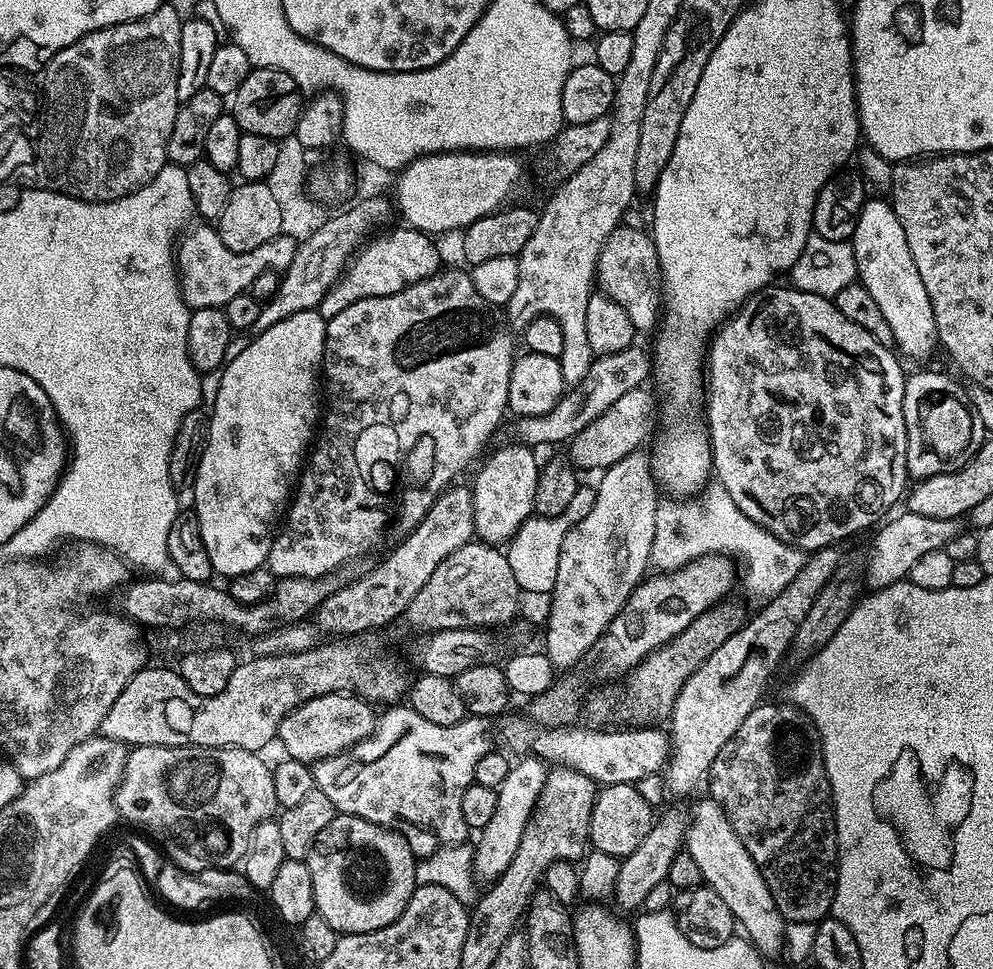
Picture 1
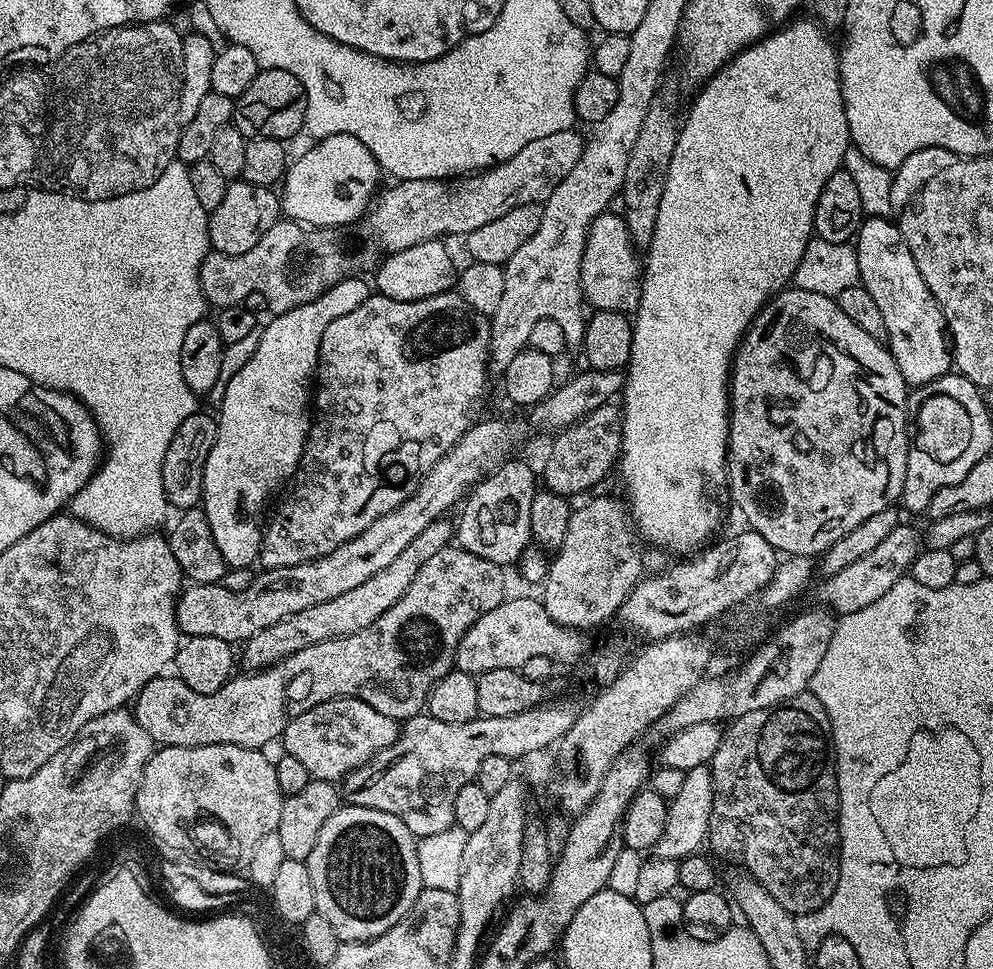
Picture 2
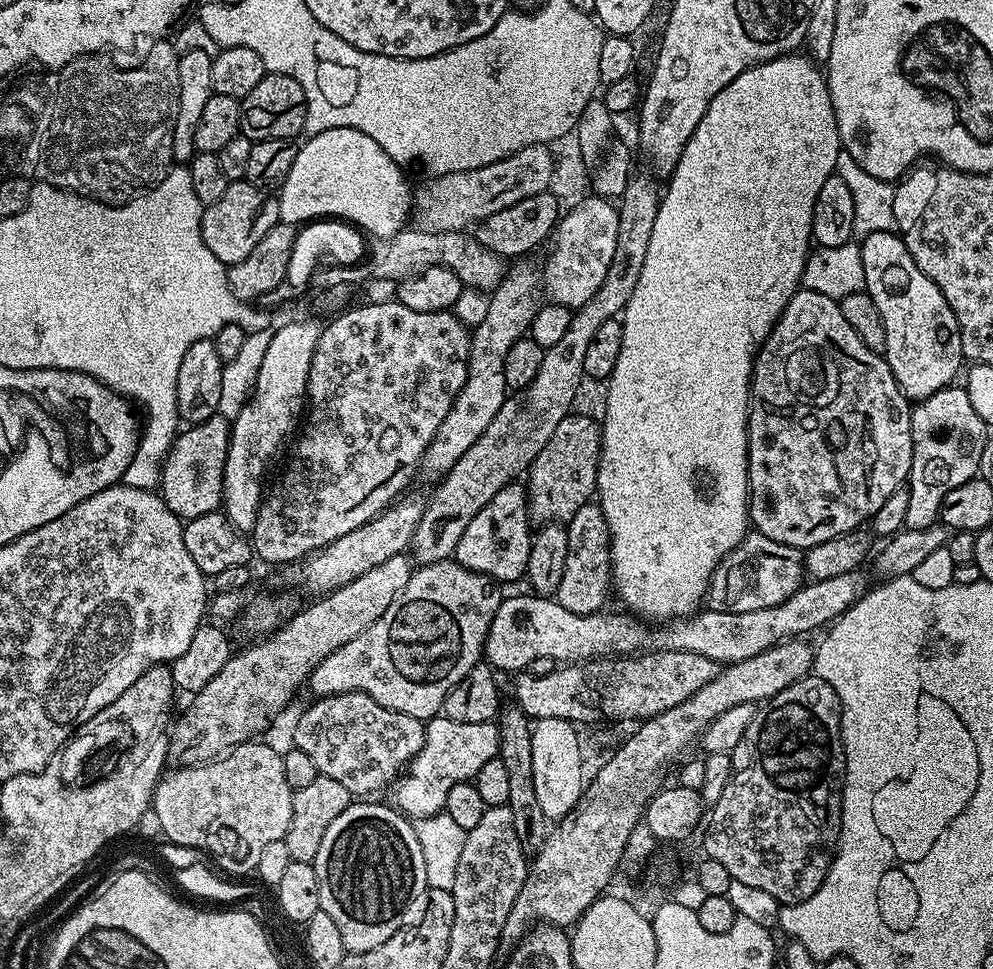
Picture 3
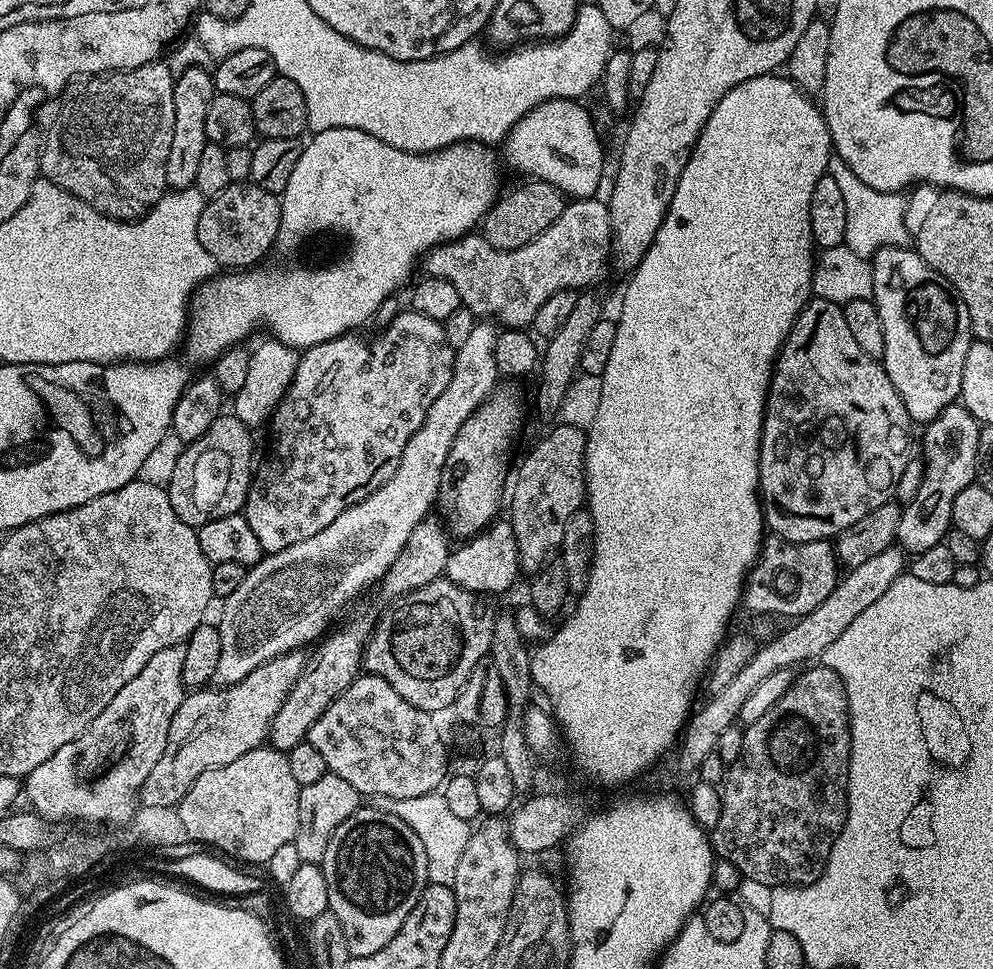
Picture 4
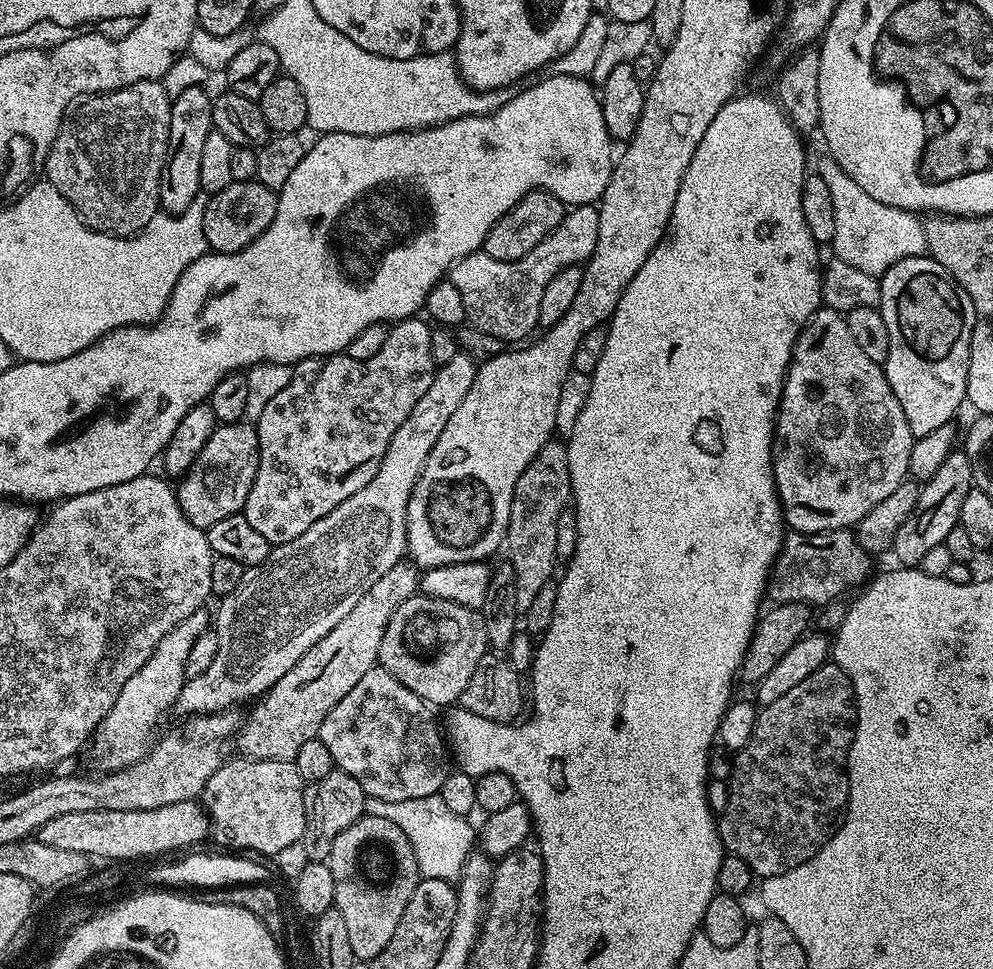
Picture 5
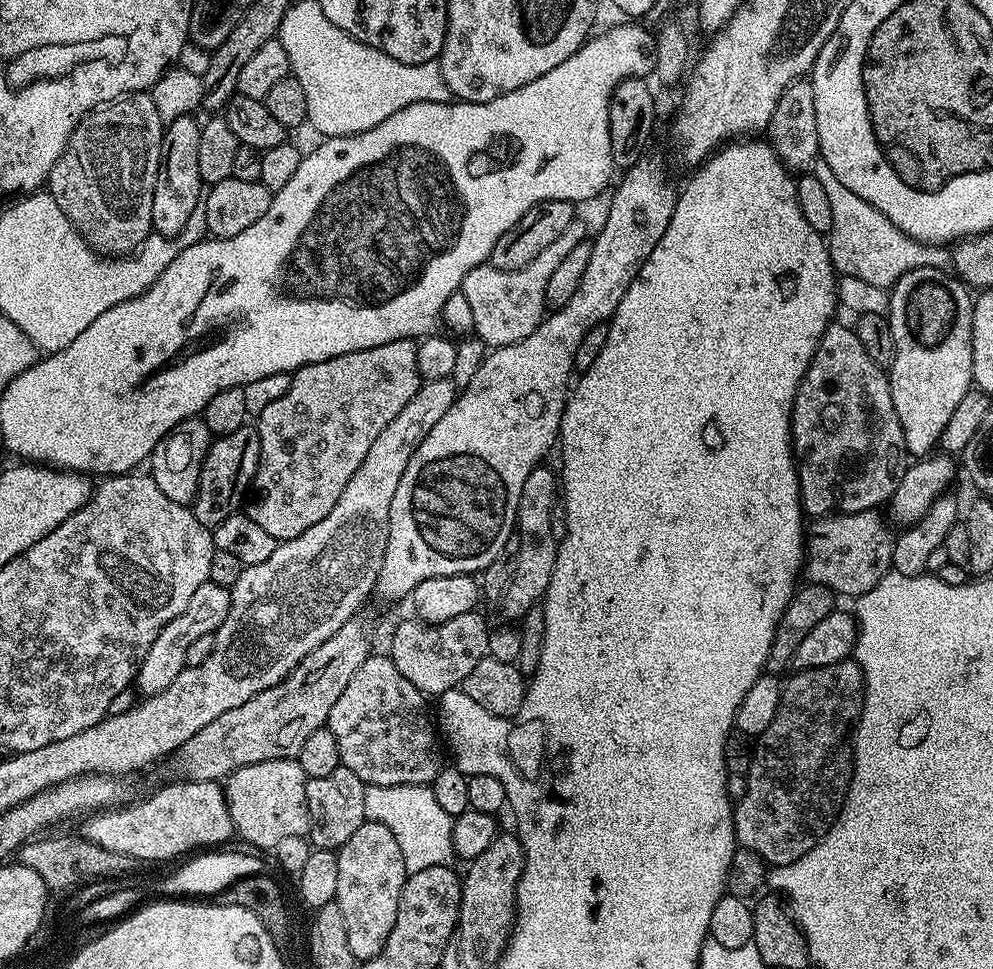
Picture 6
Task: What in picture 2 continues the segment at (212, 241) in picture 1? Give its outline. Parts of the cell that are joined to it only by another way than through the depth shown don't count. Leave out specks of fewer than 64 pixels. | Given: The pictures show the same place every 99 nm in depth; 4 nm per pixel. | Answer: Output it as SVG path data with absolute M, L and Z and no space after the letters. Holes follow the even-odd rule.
M281 218L262 234L258 246L246 250L241 256L227 256L221 252L209 251L208 257L200 264L200 285L204 299L213 309L229 308L248 302L251 296L261 292L276 307L277 313L289 312L318 298L330 286L351 276L375 273L381 259L379 252L360 252L351 256L348 252L316 252L309 258L300 247L304 244L305 229L295 220ZM292 264L296 277L292 277Z

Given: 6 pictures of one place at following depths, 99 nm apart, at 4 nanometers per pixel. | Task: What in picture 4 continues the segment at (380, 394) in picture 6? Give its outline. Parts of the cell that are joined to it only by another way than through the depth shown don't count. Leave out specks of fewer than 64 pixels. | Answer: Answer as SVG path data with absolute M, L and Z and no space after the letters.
M405 310L377 336L363 340L356 335L360 334L345 334L303 349L293 380L271 413L272 445L268 457L261 464L259 461L255 469L242 509L266 554L286 550L286 546L294 546L294 542L303 542L318 534L318 530L326 530L338 514L390 482L394 470L398 470L406 442L424 424L434 398L450 382L456 349L446 342L441 321Z

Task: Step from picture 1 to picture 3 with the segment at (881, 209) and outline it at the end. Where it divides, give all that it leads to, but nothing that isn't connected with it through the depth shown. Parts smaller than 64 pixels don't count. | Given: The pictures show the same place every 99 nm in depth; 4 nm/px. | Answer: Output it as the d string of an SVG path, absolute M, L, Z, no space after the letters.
M895 231L865 236L859 241L859 246L865 289L882 314L882 326L886 326L886 350L882 355L909 401L922 401L930 394L949 387L960 372L964 351L960 345L958 318L954 318L954 310L950 310L950 302L946 302L942 290L938 290L938 286L934 286L922 270L918 270L914 258L910 258L910 250L906 250L903 240Z

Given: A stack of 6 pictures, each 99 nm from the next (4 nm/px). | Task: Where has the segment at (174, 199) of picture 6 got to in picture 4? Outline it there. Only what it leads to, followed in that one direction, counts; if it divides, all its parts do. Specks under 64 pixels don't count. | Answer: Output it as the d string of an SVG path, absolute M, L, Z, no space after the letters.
M188 68L175 77L175 82L174 138L170 138L170 158L166 158L166 182L172 190L191 188L196 183L198 161L210 142L206 134L206 110L217 93L213 73L207 68Z

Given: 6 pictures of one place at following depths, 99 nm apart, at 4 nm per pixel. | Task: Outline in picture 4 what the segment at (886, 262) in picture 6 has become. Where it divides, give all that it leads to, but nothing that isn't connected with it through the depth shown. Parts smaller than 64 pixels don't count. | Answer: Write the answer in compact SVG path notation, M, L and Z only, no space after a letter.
M833 155L828 160L827 175L834 178L843 201L846 202L846 238L844 245L854 254L871 258L875 252L883 248L903 248L909 243L910 237L906 230L907 199L898 192L874 190L874 186L866 186L842 158Z

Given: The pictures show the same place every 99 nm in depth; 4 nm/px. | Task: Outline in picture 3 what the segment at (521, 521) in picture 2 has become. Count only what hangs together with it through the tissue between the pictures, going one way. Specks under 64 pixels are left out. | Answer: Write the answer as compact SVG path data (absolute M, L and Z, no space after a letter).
M520 482L510 483L498 490L498 494L494 494L494 498L490 498L490 502L486 502L486 506L474 514L474 518L470 518L470 526L466 526L462 538L458 538L454 559L457 564L466 566L466 570L474 570L497 582L521 579L530 558L533 531L525 485Z

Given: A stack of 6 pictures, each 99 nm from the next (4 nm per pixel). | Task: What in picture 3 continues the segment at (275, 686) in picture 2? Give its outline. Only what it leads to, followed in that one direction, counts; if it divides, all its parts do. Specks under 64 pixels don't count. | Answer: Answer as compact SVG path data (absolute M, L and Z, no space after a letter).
M455 559L419 565L410 582L406 582L402 594L386 606L386 614L370 622L358 638L350 638L346 646L335 648L327 658L318 662L308 675L306 688L316 698L339 692L361 692L374 698L378 706L386 706L386 710L398 710L398 714L410 714L410 718L425 722L441 715L444 699L452 687L462 682L475 664L481 663L490 622L494 622L494 614L498 614L502 599L500 588L497 581L474 570L466 570L466 566L457 564Z

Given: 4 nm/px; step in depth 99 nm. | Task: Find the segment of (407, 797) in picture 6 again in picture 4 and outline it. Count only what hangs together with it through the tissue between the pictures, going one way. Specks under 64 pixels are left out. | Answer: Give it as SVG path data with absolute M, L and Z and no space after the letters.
M439 792L422 794L418 798L386 798L373 796L371 807L382 810L386 814L394 814L418 834L422 841L422 850L426 850L426 870L429 884L451 885L454 882L454 873L458 871L458 858L462 858L462 850L466 850L466 842L470 838L472 828L469 821L458 818L450 810L446 798Z

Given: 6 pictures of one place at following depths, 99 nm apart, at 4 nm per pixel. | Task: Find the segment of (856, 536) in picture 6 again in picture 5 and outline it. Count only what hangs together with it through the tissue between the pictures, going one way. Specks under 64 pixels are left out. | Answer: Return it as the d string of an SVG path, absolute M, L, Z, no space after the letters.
M847 528L818 534L789 531L784 538L784 547L780 550L780 559L768 577L767 599L781 604L827 606L839 601L843 592L856 587L859 589L869 579L872 560L870 553L862 550L856 541L855 531Z

